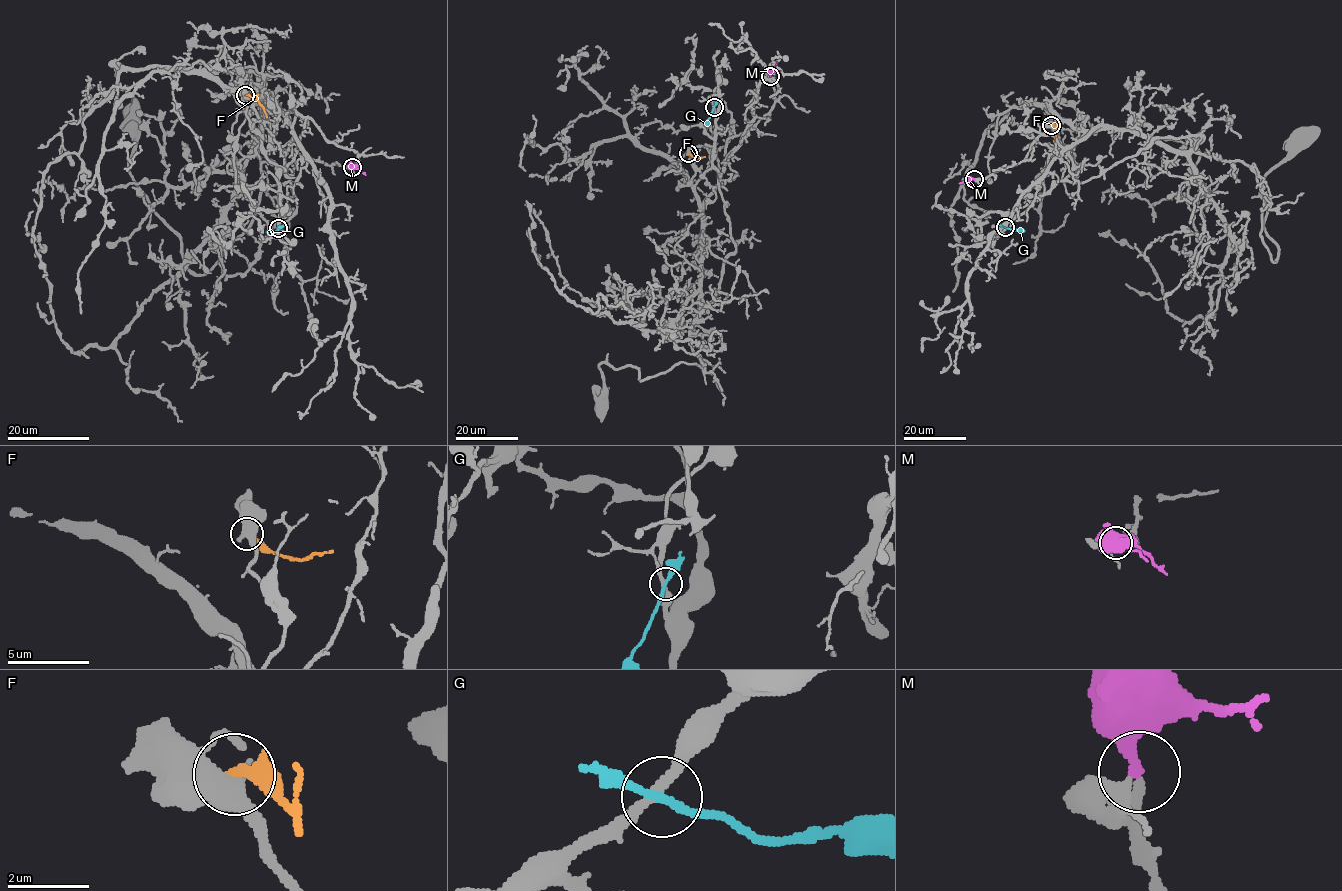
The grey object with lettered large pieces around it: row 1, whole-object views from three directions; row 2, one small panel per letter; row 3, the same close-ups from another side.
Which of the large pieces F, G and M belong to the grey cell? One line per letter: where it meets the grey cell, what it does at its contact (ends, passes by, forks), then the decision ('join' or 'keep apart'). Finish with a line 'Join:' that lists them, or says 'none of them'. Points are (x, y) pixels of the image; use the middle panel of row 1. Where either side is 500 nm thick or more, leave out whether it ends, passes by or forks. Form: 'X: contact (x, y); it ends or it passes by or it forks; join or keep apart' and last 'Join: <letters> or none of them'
F: contact (688, 153); keep apart
G: contact (714, 107); it passes by; keep apart
M: contact (770, 76); it ends; join
Join: M

